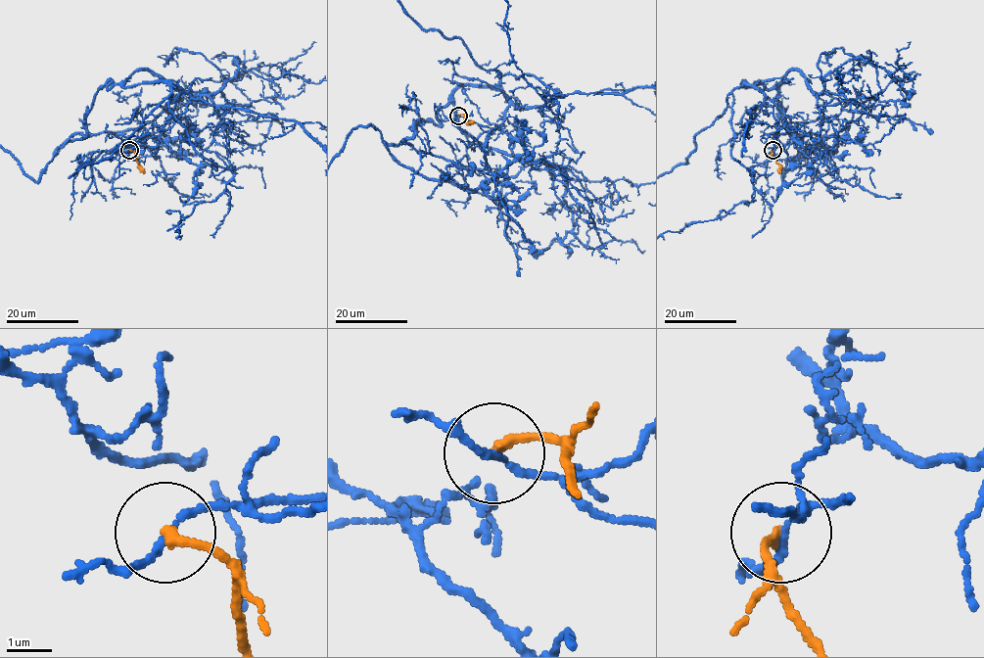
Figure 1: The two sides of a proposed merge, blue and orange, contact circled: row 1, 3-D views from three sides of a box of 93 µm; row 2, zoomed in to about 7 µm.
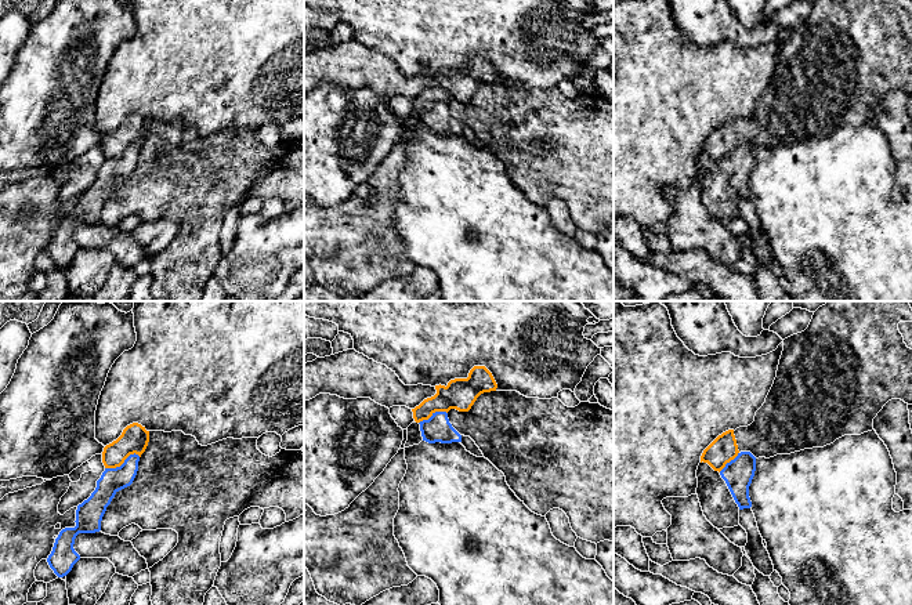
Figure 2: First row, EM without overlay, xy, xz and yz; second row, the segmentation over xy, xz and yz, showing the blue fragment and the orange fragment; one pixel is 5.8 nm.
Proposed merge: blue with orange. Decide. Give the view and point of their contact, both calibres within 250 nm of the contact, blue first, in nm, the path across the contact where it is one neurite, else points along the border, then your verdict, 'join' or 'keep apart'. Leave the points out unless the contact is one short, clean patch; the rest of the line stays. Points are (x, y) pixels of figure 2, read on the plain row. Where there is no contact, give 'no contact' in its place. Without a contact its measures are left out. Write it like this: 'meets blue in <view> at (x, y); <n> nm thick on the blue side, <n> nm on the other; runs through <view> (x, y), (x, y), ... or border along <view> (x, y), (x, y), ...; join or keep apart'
meets blue in xy at (123, 154); 140 nm thick on the blue side, 160 nm on the other; border along xy (140, 147), (133, 144), (119, 156), (105, 159); keep apart

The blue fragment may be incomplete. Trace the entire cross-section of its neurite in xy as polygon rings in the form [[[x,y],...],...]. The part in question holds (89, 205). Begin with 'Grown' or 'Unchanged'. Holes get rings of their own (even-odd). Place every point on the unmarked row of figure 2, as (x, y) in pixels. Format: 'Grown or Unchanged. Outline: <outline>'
Unchanged. Outline: [[[130,145],[120,157],[105,159],[97,171],[91,186],[77,196],[76,217],[65,218],[55,229],[51,244],[47,249],[50,258],[58,268],[66,267],[80,250],[73,235],[79,224],[95,224],[101,221],[101,211],[115,185],[130,177],[138,162],[138,145]]]

